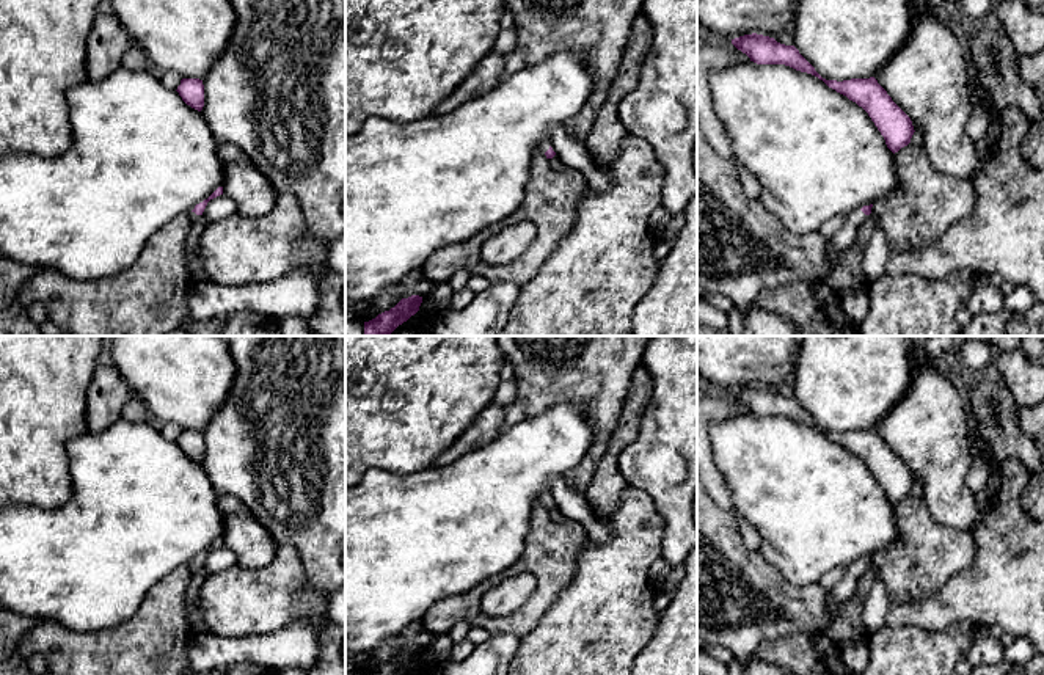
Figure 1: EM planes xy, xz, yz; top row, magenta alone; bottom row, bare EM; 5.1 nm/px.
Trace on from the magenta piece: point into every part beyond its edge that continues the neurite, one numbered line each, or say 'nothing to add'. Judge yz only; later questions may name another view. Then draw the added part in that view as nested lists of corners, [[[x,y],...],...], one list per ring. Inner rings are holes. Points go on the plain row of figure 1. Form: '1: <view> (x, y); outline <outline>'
1: yz (845, 589); outline [[[862,562],[846,570],[843,579],[830,590],[829,606],[832,609],[843,608],[854,597],[865,570],[867,567]]]

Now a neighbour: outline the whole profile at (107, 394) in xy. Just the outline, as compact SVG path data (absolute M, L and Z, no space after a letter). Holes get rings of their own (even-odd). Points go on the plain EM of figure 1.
M97 364L86 392L86 424L89 433L102 433L121 419L132 391L115 366Z

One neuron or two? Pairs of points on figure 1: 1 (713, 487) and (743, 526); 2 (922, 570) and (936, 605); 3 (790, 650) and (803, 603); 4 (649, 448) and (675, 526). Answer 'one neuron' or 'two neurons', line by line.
1: one neuron
2: two neurons
3: two neurons
4: one neuron

